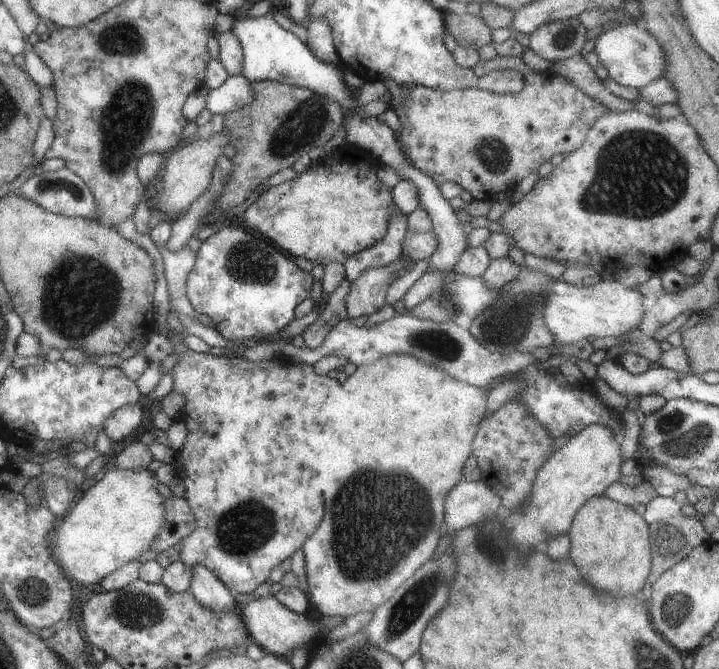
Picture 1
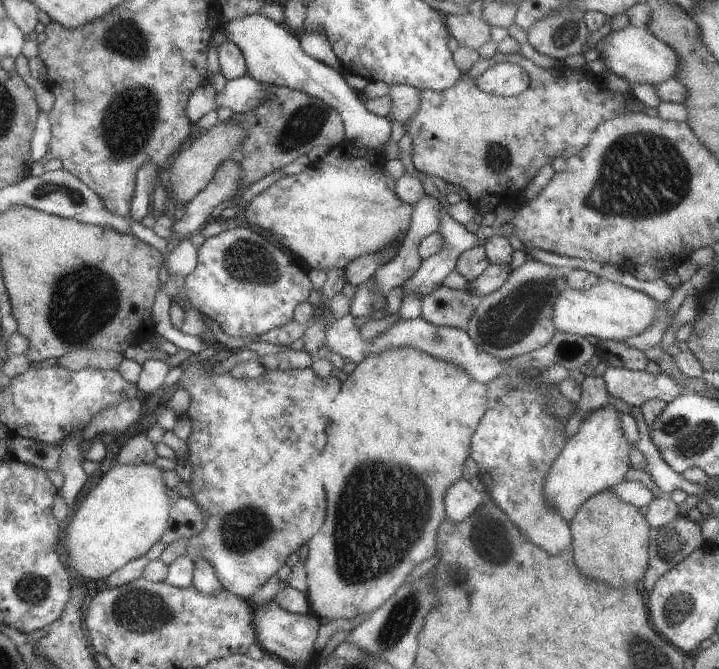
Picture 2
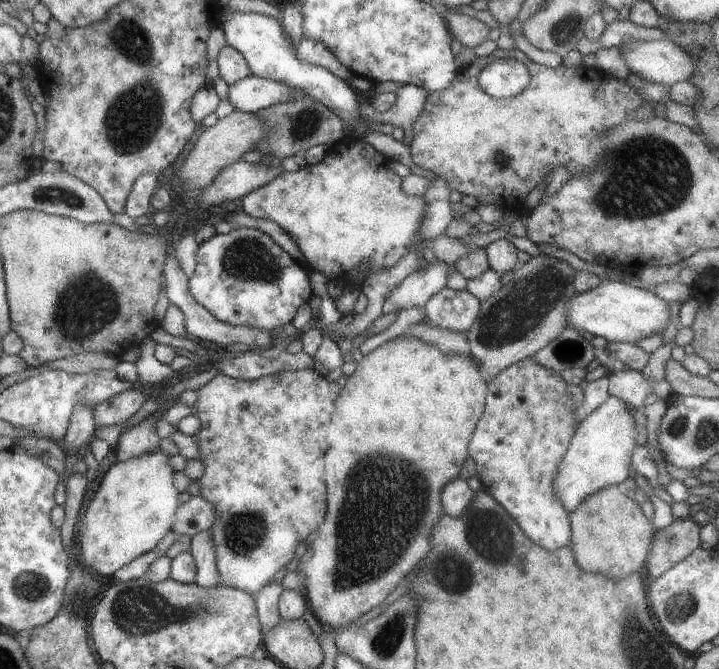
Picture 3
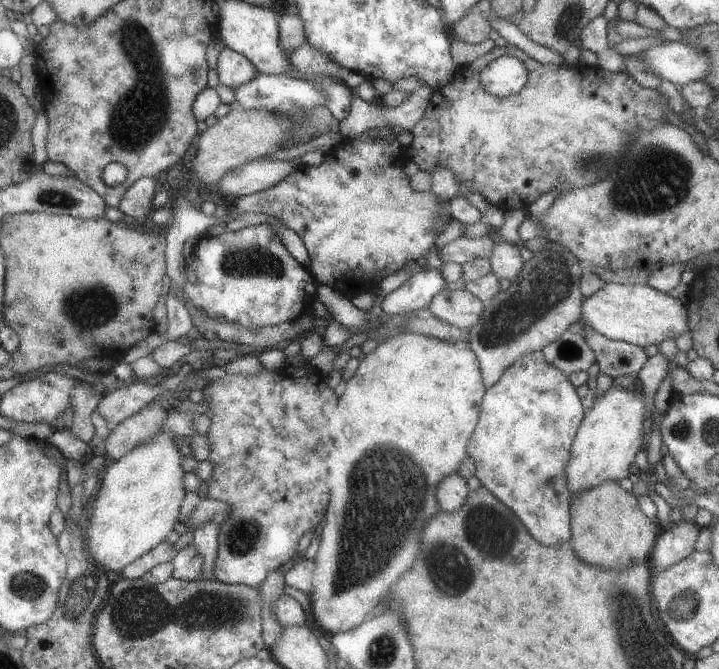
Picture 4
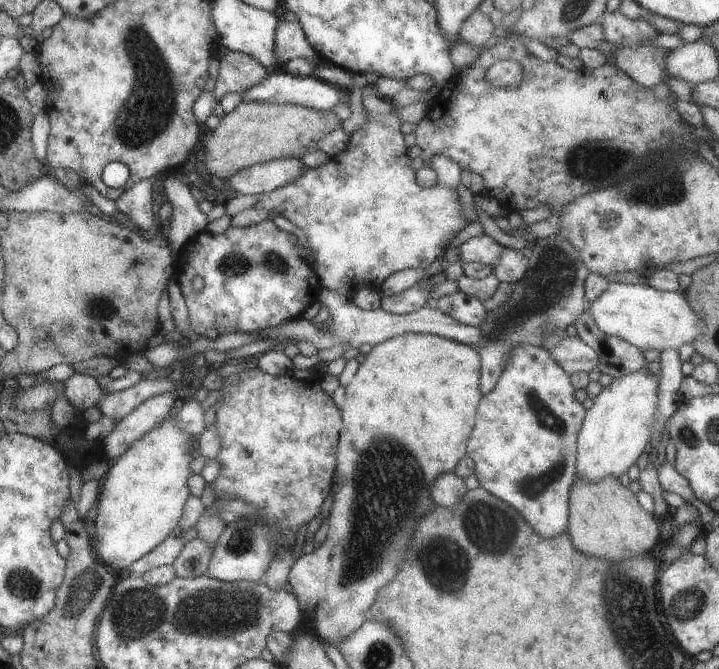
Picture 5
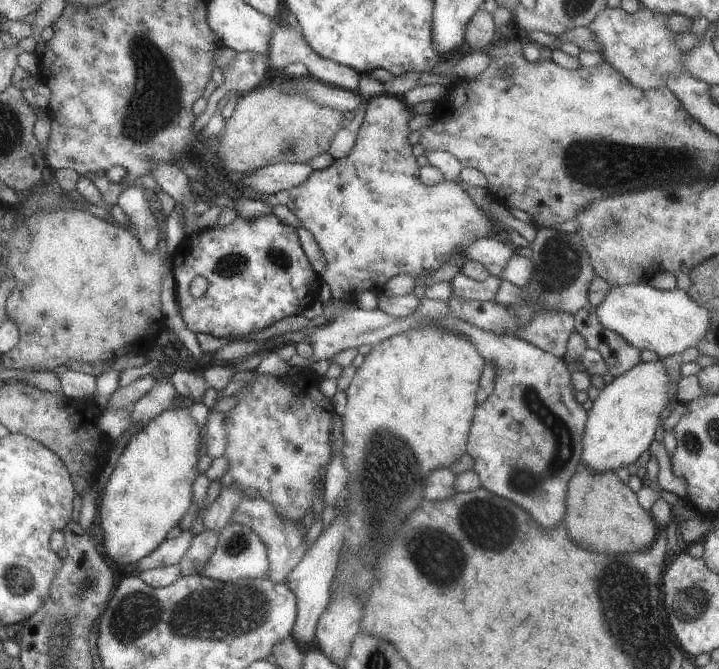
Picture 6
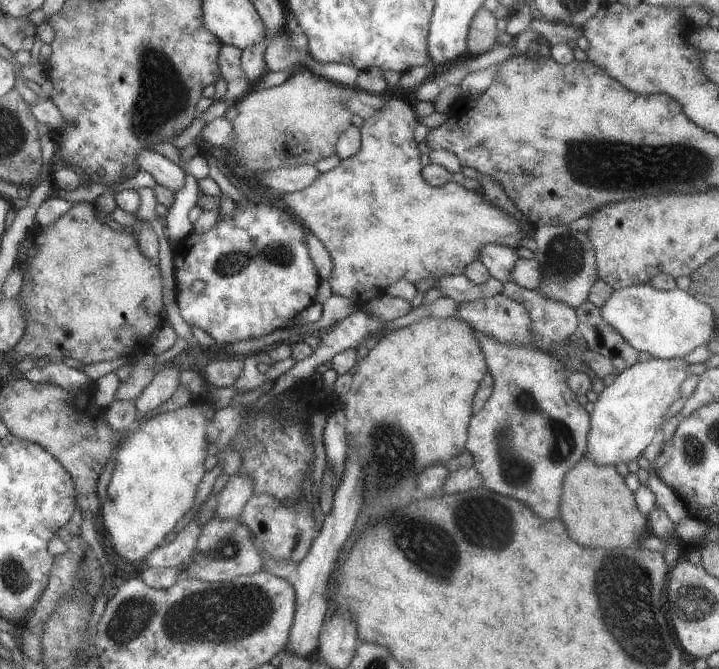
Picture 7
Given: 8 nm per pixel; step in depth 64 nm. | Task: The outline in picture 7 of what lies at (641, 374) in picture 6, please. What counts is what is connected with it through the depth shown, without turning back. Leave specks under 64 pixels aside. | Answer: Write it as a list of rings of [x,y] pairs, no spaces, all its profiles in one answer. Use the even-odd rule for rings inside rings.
[[[650,357],[643,362],[635,362],[622,370],[603,390],[598,393],[593,402],[593,409],[588,414],[589,428],[586,436],[584,456],[593,460],[597,466],[613,466],[619,462],[627,464],[630,460],[637,459],[639,452],[651,441],[659,436],[659,427],[663,424],[665,411],[679,398],[679,386],[689,376],[689,364],[683,357],[679,359],[658,359]]]

